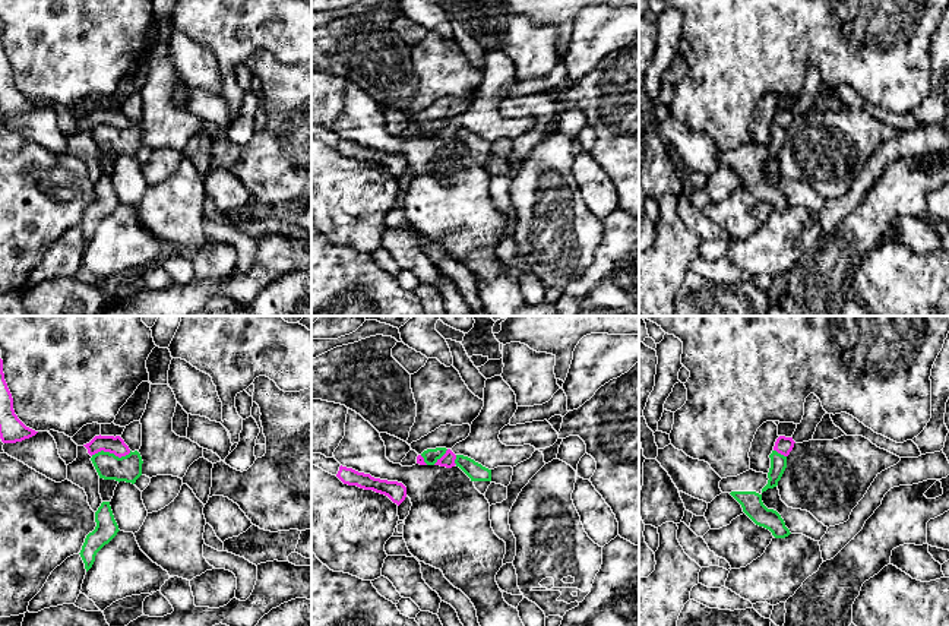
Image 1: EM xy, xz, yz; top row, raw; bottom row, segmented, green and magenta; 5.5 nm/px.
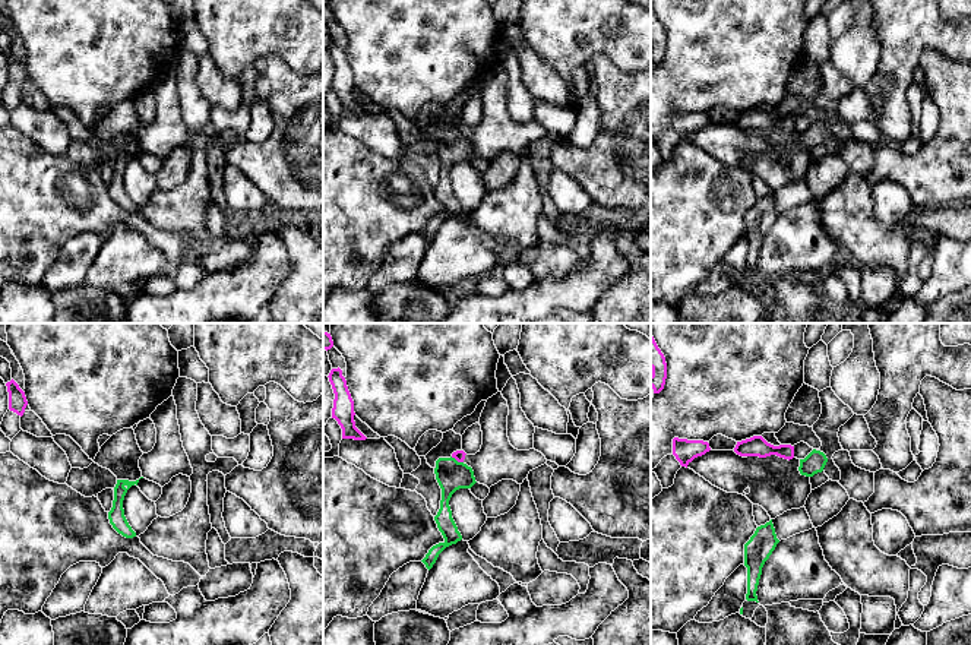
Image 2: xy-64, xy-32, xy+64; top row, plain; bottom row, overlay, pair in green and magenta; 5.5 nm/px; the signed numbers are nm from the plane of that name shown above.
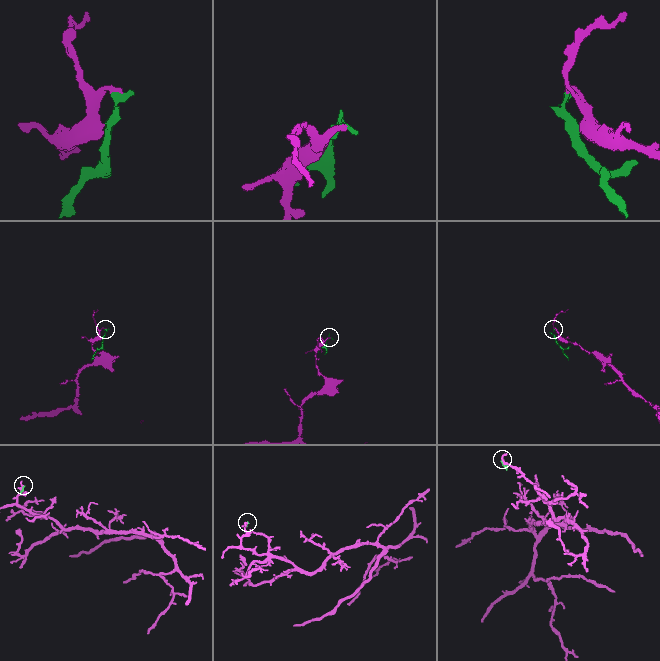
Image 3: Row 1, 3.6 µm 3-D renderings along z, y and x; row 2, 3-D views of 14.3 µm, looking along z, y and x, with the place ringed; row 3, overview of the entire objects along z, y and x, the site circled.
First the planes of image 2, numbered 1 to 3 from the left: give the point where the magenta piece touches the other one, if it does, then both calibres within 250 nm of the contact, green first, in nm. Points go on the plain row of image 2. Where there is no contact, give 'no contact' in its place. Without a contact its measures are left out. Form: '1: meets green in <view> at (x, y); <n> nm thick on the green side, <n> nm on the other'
1: no contact
2: meets green in xy-32 at (455, 132); 160 nm thick on the green side, 60 nm on the other
3: no contact

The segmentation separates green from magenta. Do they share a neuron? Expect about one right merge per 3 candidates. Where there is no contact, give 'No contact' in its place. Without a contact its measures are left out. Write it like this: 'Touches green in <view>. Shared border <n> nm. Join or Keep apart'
Touches green in xy. Shared border 220 nm. Keep apart

